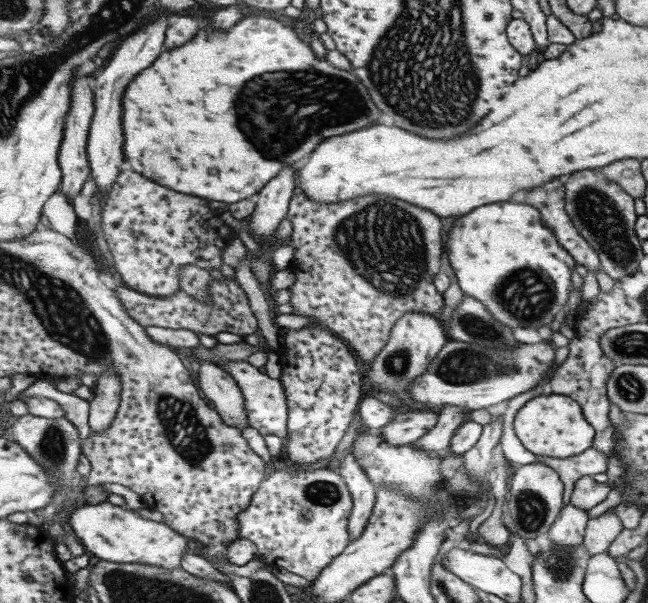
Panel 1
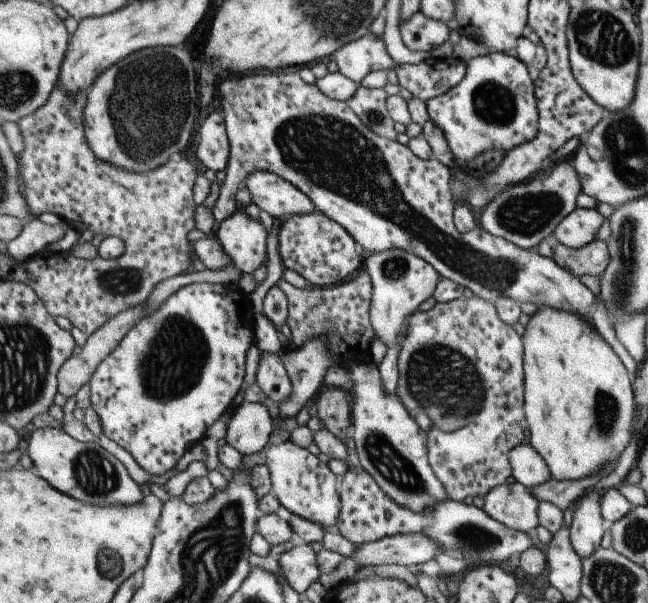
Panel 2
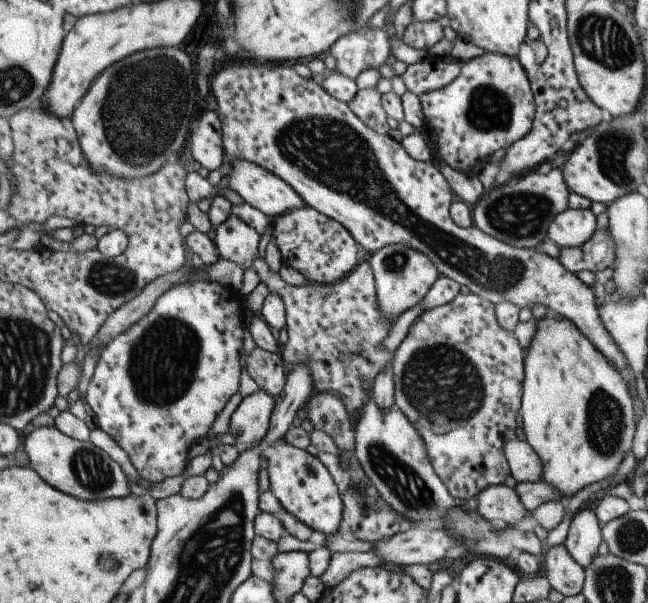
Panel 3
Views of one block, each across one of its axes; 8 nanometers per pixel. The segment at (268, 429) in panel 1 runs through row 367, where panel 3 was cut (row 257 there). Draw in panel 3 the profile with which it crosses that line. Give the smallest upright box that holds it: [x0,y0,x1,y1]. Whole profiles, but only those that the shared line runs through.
[212,214,261,270]

